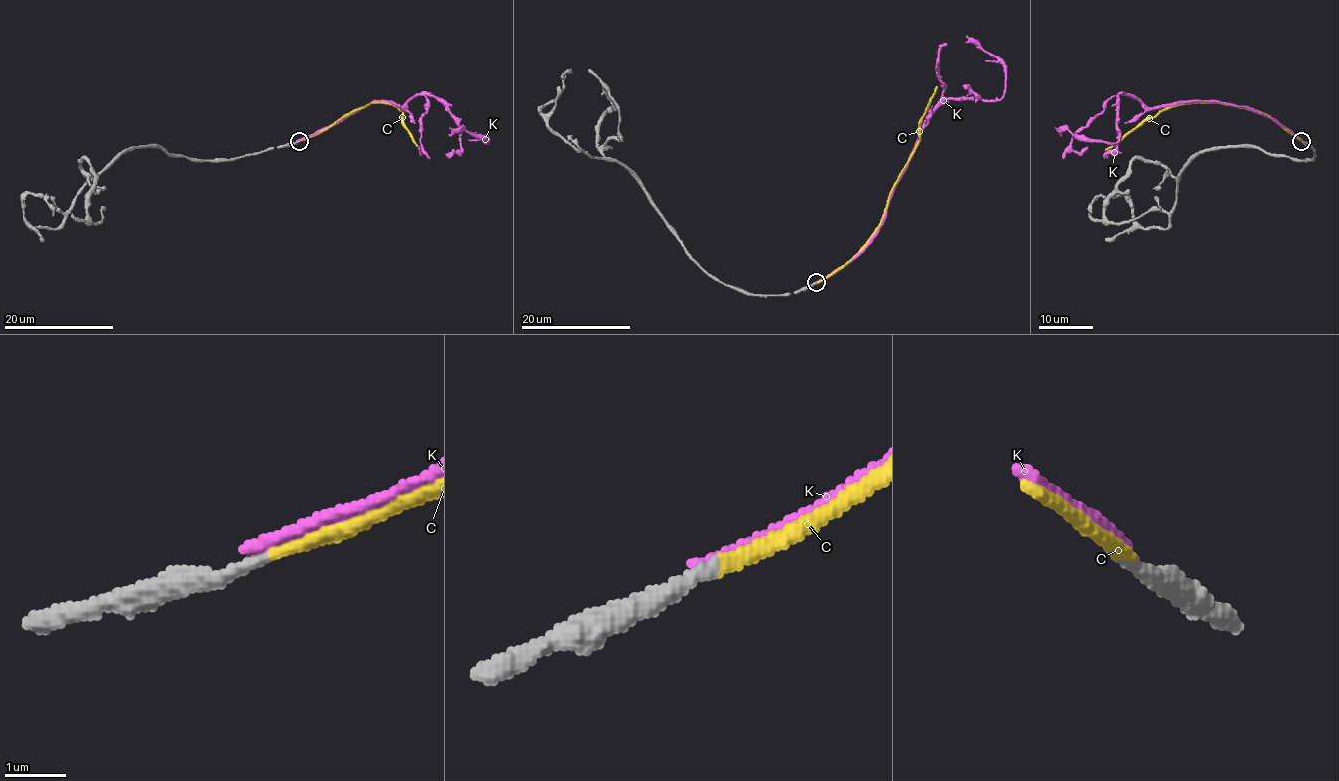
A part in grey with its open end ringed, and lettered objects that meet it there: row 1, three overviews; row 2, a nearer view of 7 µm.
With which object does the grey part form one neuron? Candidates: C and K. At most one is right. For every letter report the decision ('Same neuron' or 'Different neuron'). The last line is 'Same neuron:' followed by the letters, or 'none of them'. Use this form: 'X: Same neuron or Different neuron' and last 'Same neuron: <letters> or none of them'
C: Same neuron
K: Different neuron
Same neuron: C

